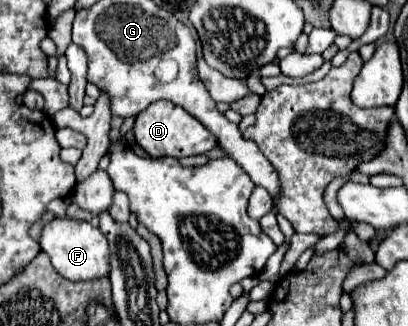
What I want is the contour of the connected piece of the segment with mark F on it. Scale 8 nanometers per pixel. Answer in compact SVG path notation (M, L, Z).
M55 218L49 224L45 224L41 234L41 250L49 254L53 268L67 280L77 282L89 282L107 278L111 264L109 264L109 244L107 238L99 228L93 228L89 222L69 220L69 218Z

